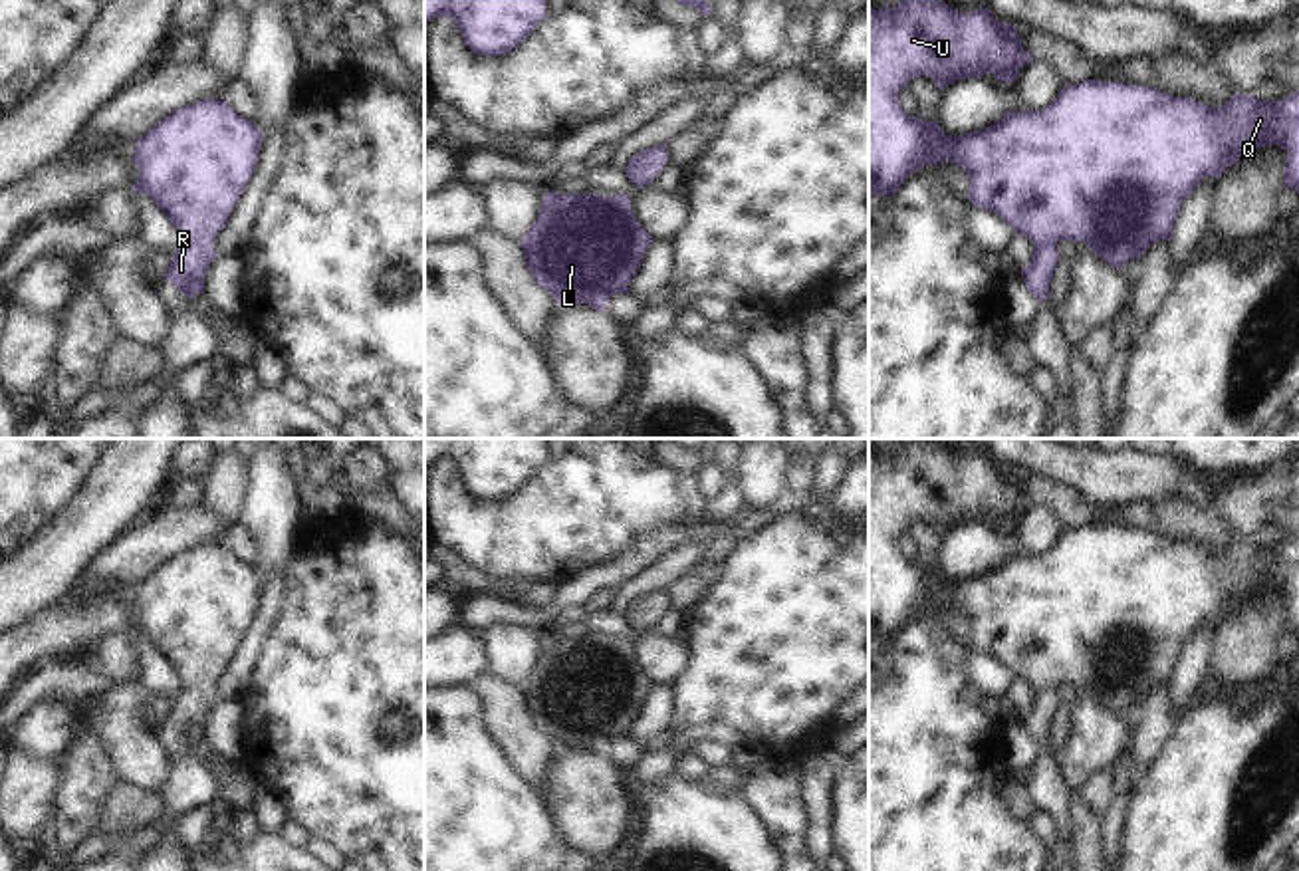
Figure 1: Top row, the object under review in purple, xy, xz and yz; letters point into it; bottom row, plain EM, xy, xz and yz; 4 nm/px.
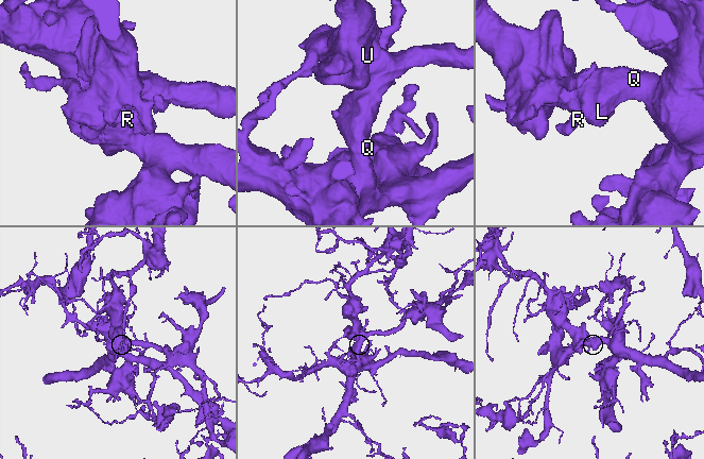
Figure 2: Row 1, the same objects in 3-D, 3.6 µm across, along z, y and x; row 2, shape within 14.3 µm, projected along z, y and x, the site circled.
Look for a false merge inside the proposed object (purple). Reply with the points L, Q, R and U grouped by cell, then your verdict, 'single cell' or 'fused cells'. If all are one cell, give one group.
groups L Q R U; single cell

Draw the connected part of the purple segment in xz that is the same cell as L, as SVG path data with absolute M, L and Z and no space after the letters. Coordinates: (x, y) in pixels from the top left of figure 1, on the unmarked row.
M545 635L537 665L520 688L533 726L547 734L557 748L585 748L605 756L611 740L629 738L631 722L652 684L633 659L629 639Z

